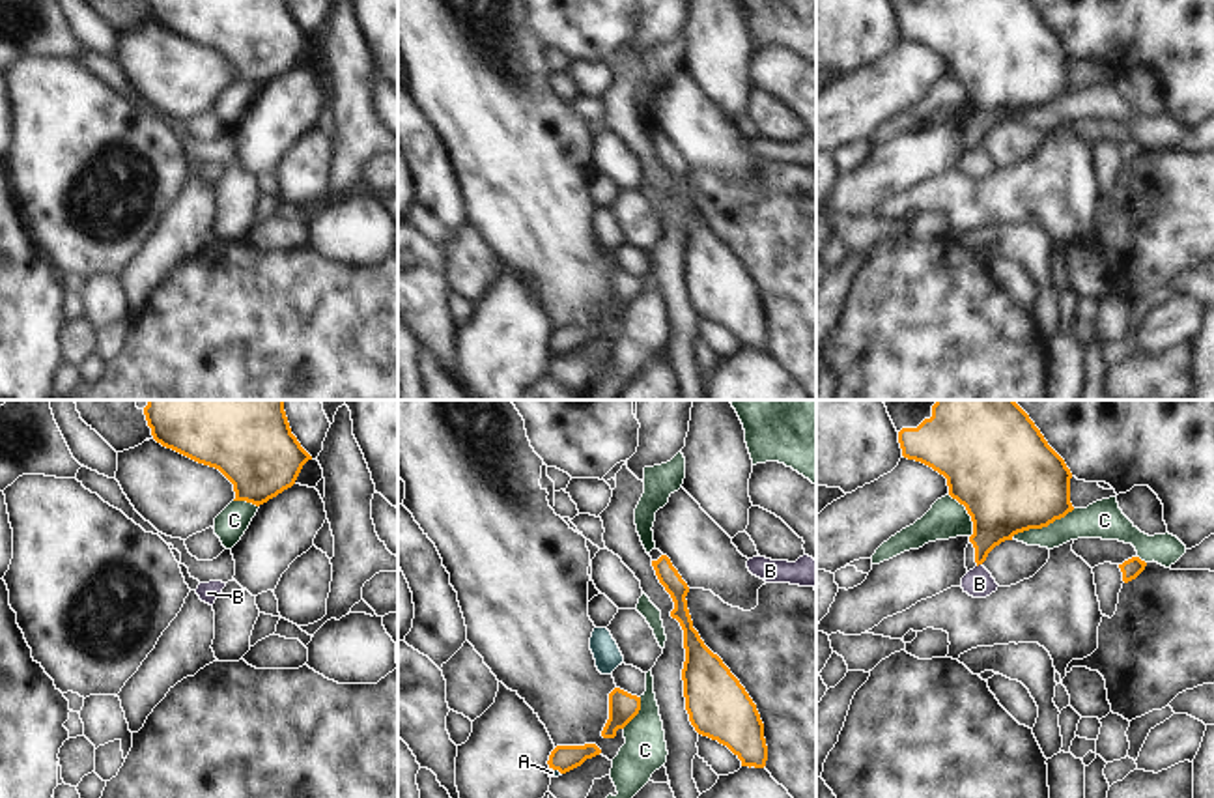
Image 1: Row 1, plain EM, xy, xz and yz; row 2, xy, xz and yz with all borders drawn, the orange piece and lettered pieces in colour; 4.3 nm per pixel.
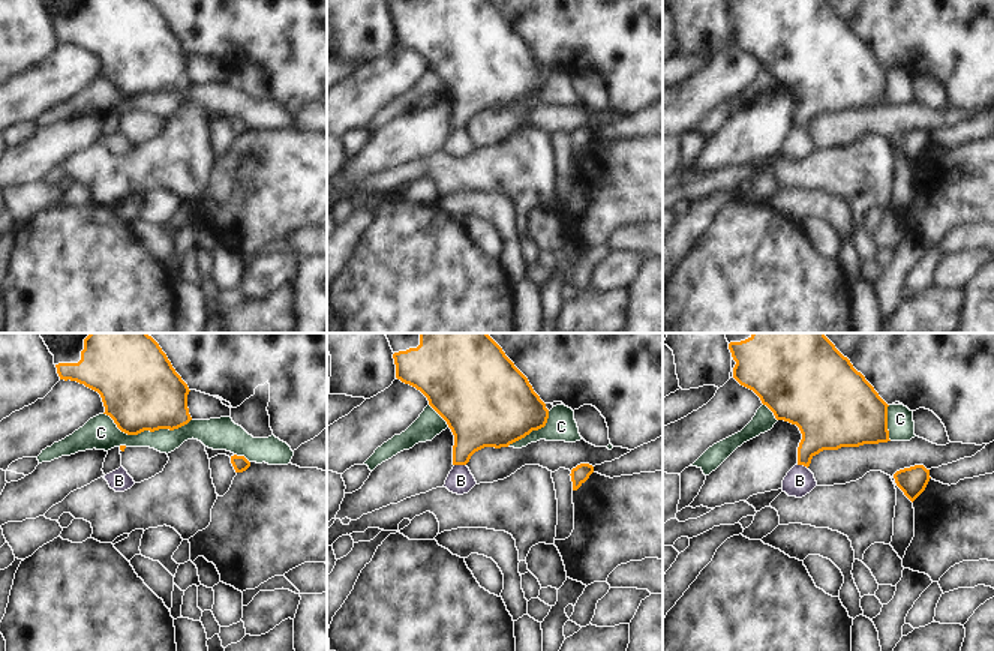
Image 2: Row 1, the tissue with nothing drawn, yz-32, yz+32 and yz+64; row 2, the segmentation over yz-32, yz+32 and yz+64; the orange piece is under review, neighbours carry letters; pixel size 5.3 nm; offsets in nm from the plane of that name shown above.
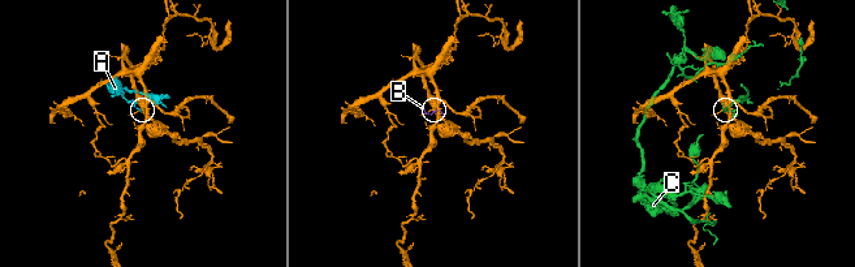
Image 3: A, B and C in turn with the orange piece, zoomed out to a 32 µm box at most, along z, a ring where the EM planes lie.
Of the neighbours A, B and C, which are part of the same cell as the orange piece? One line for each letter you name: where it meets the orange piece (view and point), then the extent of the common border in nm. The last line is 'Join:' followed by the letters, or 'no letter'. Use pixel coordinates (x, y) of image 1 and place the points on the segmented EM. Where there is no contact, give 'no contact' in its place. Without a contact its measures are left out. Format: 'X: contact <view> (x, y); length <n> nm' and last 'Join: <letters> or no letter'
Join: no letter

